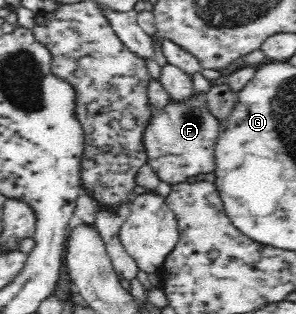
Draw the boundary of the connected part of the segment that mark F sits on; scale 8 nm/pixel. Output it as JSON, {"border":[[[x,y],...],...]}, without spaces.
{"border":[[[195,92],[179,101],[170,98],[163,108],[153,110],[143,131],[142,148],[146,152],[146,163],[153,169],[160,182],[172,185],[179,184],[190,176],[203,177],[204,174],[213,172],[215,168],[214,146],[220,135],[220,124],[221,120],[209,110],[204,94]]]}

